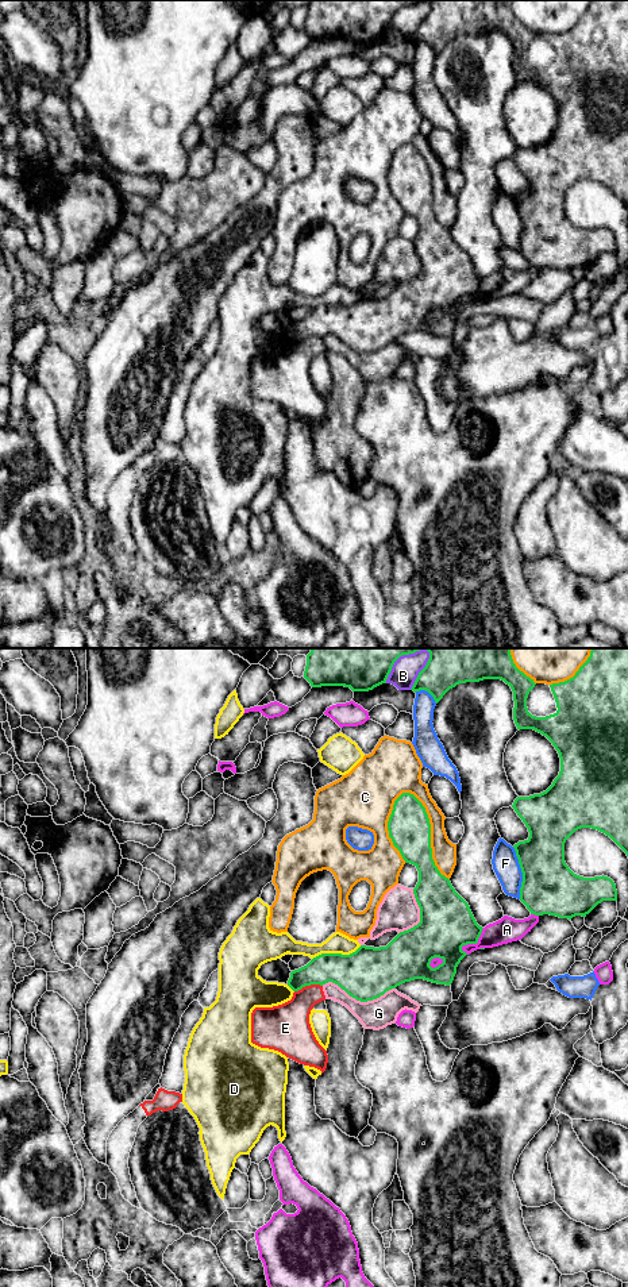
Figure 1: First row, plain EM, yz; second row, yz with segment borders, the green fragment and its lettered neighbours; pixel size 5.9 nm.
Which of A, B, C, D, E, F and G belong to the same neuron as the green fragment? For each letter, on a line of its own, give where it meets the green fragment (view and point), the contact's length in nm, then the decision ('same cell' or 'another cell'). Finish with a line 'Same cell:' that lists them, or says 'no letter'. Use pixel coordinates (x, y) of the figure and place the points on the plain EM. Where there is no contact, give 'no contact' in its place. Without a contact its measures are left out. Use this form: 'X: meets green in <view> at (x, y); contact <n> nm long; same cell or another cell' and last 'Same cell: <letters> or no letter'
A: meets green in yz at (474, 295); contact 190 nm long; another cell
B: meets green in yz at (401, 7); contact 320 nm long; another cell
C: meets green in yz at (430, 185); contact 600 nm long; another cell
D: meets green in yz at (336, 305); contact 300 nm long; another cell
E: meets green in yz at (308, 336); contact 170 nm long; another cell
F: meets green in yz at (521, 223); contact 320 nm long; another cell
G: meets green in yz at (358, 351); contact 440 nm long; another cell
Same cell: no letter

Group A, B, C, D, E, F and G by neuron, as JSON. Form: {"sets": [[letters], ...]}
{"sets": [["A"], ["B"], ["C"], ["D"], ["E"], ["F"], ["G"]]}

